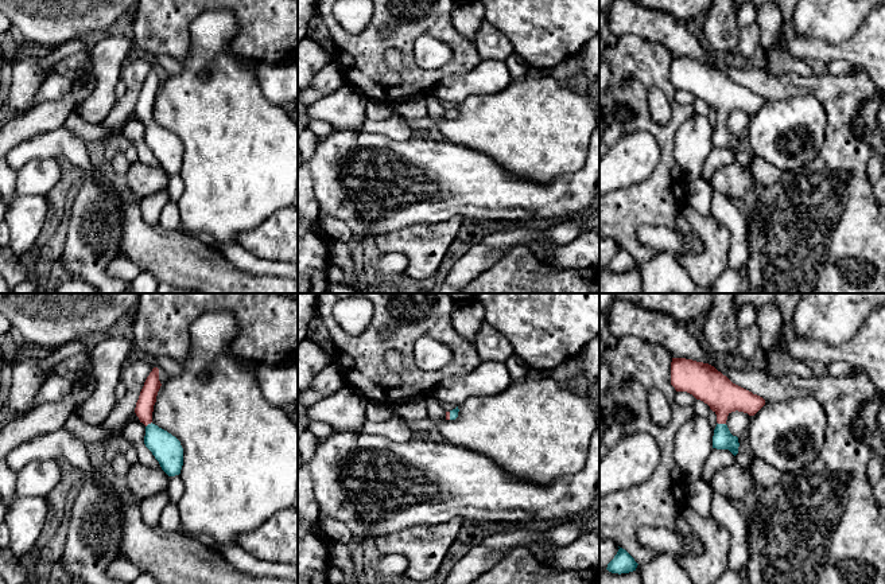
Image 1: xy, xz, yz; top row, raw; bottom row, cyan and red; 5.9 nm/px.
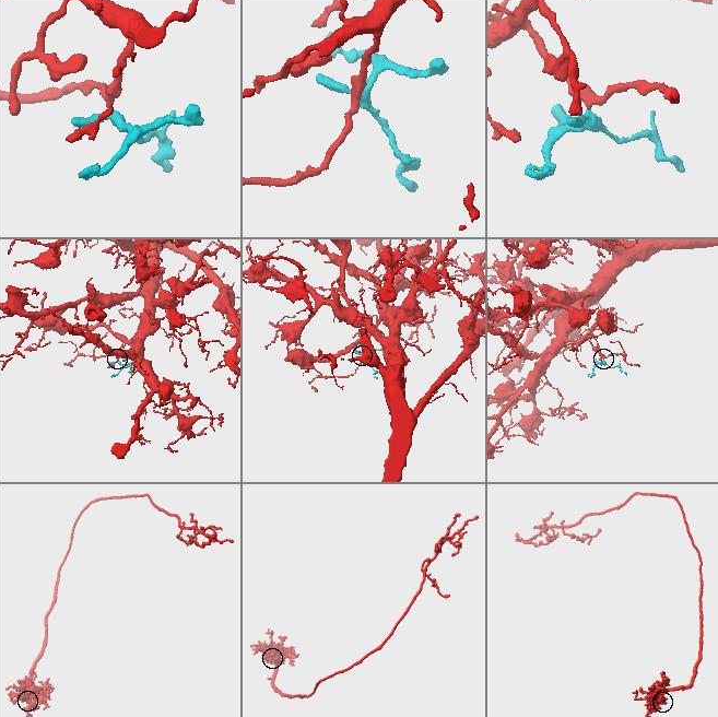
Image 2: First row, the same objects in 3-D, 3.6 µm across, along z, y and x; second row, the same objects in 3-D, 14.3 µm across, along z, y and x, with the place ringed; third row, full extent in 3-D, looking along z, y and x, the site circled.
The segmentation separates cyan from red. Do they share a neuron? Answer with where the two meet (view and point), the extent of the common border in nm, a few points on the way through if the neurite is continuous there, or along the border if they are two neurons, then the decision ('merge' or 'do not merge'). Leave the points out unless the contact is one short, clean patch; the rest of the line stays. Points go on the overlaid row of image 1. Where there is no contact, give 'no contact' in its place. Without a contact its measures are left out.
meets cyan in yz at (722, 424); contact 50 nm long; runs through yz (722, 439), (722, 424), (722, 398), (709, 385); merge

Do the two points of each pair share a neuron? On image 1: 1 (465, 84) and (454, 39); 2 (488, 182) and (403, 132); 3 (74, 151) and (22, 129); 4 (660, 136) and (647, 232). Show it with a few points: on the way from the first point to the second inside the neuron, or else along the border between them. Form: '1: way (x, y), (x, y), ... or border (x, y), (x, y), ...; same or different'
1: border (481, 59), (468, 71), (446, 76), (433, 86); different
2: border (380, 133), (396, 140), (407, 140), (412, 136); different
3: border (63, 124), (27, 137), (14, 147); different
4: border (675, 228), (641, 226), (636, 237); different

